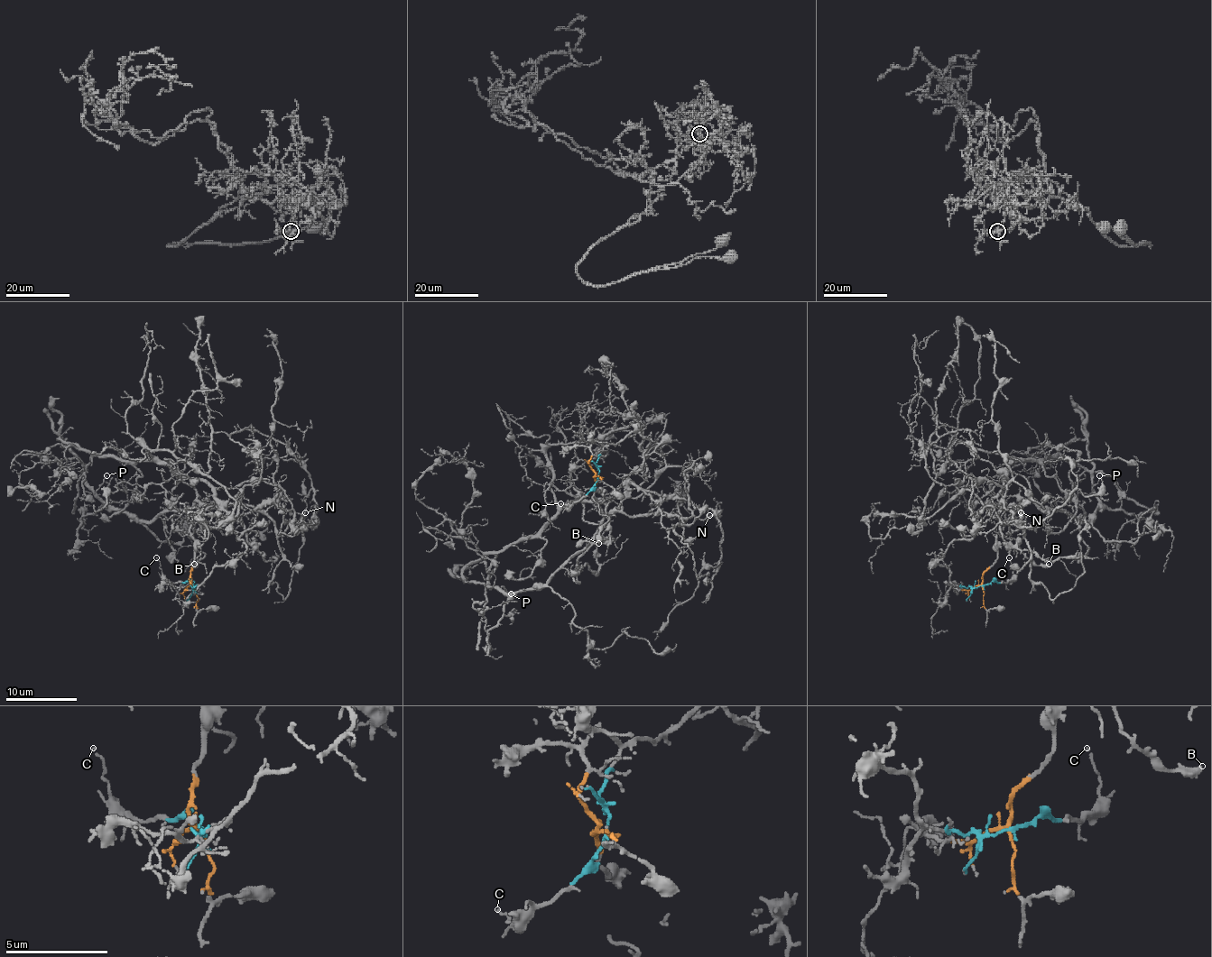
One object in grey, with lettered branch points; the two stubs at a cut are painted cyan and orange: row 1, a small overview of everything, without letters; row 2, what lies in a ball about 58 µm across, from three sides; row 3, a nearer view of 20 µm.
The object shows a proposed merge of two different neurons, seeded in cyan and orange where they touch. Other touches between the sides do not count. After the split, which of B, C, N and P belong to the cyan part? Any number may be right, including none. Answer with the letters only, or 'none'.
C

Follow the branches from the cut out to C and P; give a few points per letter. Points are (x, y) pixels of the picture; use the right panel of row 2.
C: (982, 586), (992, 581), (1006, 583), (1012, 577), (1013, 568), (1008, 557)
P: (982, 586), (982, 574), (997, 557), (1004, 522), (1030, 501), (1088, 520), (1097, 510), (1092, 488), (1099, 476)

